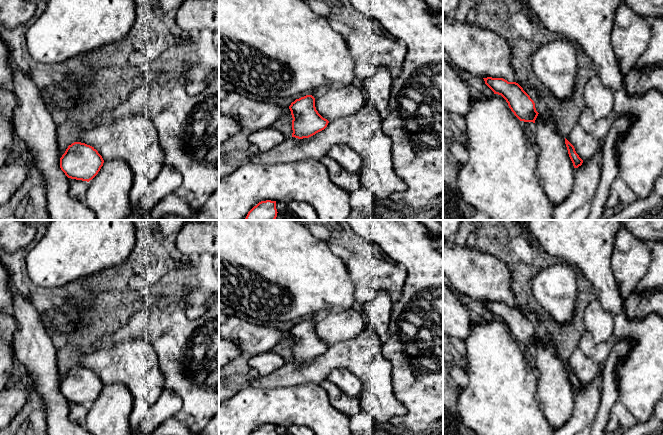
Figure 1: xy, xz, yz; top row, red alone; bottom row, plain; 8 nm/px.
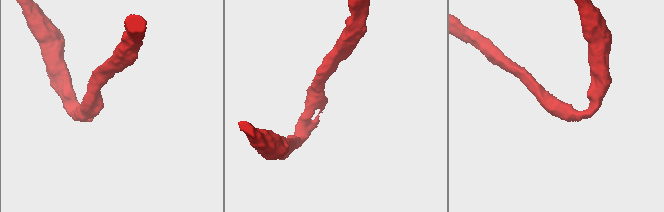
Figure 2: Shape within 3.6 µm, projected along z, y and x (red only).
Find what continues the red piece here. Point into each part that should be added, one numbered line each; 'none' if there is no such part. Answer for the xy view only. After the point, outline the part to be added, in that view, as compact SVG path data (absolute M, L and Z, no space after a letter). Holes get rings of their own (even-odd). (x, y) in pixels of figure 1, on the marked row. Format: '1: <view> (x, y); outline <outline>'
none

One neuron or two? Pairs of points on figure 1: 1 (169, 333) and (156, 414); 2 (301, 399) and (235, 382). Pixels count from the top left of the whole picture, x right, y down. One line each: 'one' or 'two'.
1: two
2: two

